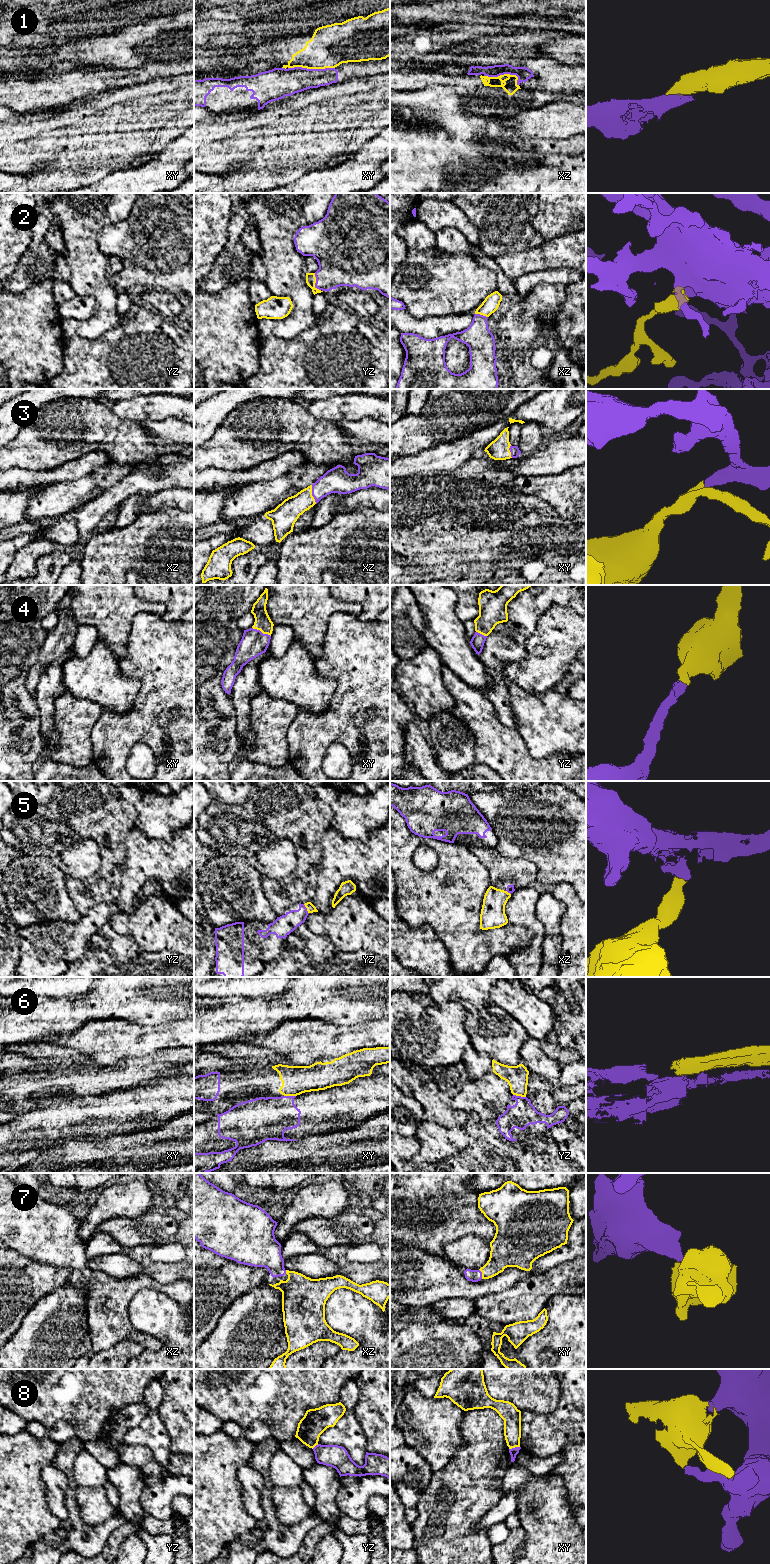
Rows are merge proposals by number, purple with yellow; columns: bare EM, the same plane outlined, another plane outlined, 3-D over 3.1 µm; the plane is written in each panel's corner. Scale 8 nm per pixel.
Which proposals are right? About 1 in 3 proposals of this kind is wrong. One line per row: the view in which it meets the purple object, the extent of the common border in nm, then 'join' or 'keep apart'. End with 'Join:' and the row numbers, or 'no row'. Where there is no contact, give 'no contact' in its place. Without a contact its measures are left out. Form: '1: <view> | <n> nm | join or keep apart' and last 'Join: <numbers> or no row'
1: xy | 380 nm | keep apart
2: yz | 150 nm | join
3: xz | 160 nm | join
4: xy | 170 nm | join
5: yz | 90 nm | join
6: yz | 110 nm | keep apart
7: xy | 80 nm | join
8: xy | 90 nm | join
Join: 2, 3, 4, 5, 7, 8

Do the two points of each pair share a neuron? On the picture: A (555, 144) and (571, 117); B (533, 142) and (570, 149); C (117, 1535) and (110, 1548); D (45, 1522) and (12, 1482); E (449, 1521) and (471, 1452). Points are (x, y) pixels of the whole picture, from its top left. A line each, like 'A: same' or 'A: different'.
A: different
B: same
C: same
D: same
E: same

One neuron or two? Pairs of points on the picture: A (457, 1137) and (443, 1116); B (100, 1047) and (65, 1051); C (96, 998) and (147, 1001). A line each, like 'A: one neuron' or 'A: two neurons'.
A: two neurons
B: two neurons
C: one neuron

